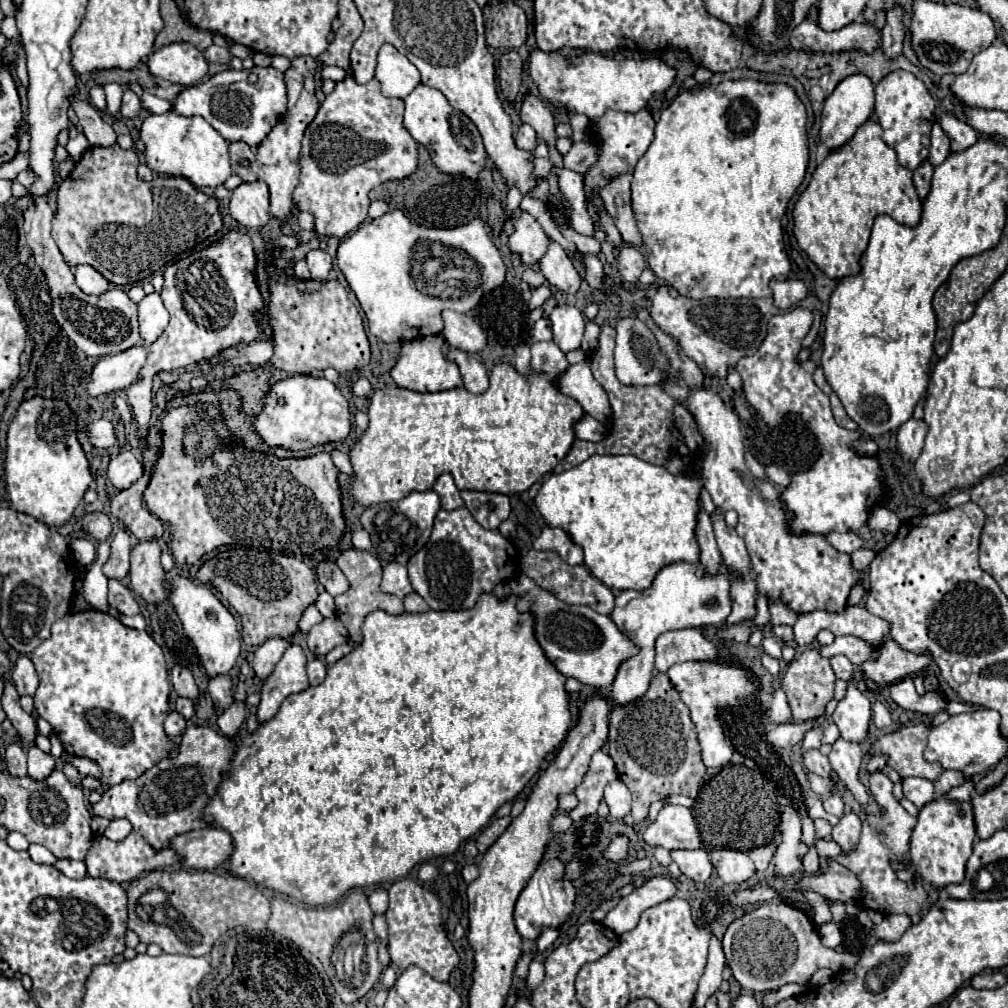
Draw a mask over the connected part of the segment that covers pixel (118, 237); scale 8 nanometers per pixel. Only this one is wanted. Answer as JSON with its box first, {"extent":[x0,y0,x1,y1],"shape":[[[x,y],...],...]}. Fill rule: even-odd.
{"extent":[52,144,222,284],"shape":[[[118,144],[114,146],[108,146],[108,148],[100,148],[100,146],[92,146],[84,152],[84,156],[80,158],[80,162],[74,166],[72,174],[60,184],[58,188],[58,210],[54,214],[54,220],[52,220],[52,236],[64,256],[64,260],[70,264],[70,266],[78,266],[78,264],[88,264],[92,268],[96,268],[108,282],[112,284],[136,284],[144,278],[150,278],[156,270],[162,270],[164,266],[180,260],[182,256],[186,256],[188,252],[192,252],[194,248],[198,248],[202,242],[206,242],[208,238],[212,238],[214,234],[218,234],[222,230],[222,214],[218,210],[218,202],[214,196],[206,196],[204,192],[200,192],[192,182],[188,182],[186,178],[168,178],[168,176],[156,176],[152,182],[142,182],[138,180],[136,176],[136,166],[138,166],[138,154],[134,148],[130,150],[124,150],[120,148]]]}

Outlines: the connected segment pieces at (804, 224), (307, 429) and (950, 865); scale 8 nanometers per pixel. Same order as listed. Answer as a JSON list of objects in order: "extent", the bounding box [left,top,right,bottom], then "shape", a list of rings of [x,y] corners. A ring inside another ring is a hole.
[{"extent":[794,120,922,280],"shape":[[[868,120],[858,128],[854,138],[844,144],[842,148],[830,152],[824,162],[816,168],[808,188],[800,194],[796,206],[794,206],[794,236],[798,246],[808,254],[808,258],[832,280],[842,280],[848,276],[856,276],[862,272],[860,258],[868,246],[870,230],[876,216],[888,214],[898,224],[904,226],[918,226],[922,218],[922,202],[916,194],[916,188],[912,184],[912,172],[902,168],[896,160],[896,152],[882,140],[880,124],[874,120]]]},{"extent":[254,374,350,452],"shape":[[[296,374],[272,384],[262,400],[260,414],[254,416],[254,430],[260,440],[274,448],[302,452],[318,444],[342,444],[350,434],[348,398],[326,378]]]},{"extent":[910,796,976,888],"shape":[[[946,796],[936,798],[928,802],[918,814],[918,822],[910,838],[912,868],[924,882],[936,888],[944,888],[946,884],[952,882],[962,882],[964,866],[968,856],[972,854],[974,842],[976,842],[976,826],[974,826],[972,804],[948,800]]]}]

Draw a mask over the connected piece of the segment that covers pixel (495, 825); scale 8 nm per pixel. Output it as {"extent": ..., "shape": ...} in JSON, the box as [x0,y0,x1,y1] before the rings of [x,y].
{"extent":[476,816,512,854],"shape":[[[506,816],[506,818],[498,818],[498,820],[492,820],[492,824],[490,826],[486,826],[480,834],[478,834],[478,838],[476,838],[476,846],[478,846],[478,850],[480,850],[480,854],[484,854],[496,840],[498,840],[498,836],[506,830],[506,826],[512,822],[512,818],[510,816]]]}

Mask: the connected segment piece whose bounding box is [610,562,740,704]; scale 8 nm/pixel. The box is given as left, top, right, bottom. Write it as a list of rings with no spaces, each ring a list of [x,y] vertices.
[[[672,562],[656,574],[650,588],[642,592],[624,590],[616,596],[616,604],[610,618],[618,626],[618,630],[638,646],[638,654],[624,660],[614,678],[610,694],[614,704],[626,704],[646,694],[654,670],[654,642],[660,634],[678,628],[718,626],[730,616],[730,586],[738,576],[740,574],[734,572],[726,562],[720,564],[720,570],[716,574],[708,574],[700,564]]]

